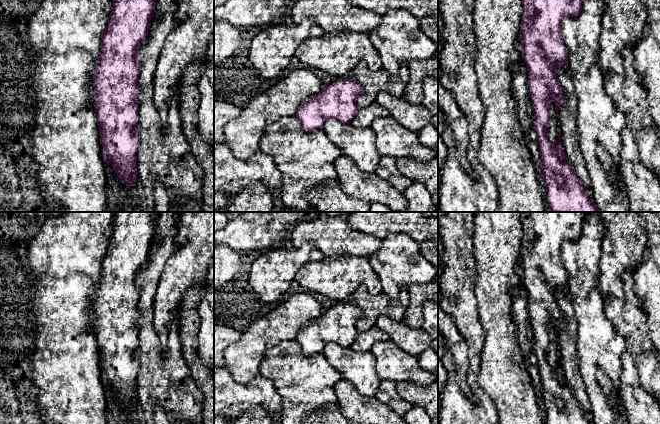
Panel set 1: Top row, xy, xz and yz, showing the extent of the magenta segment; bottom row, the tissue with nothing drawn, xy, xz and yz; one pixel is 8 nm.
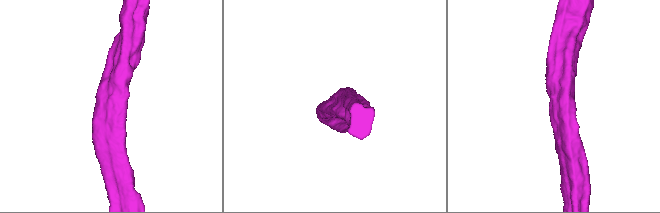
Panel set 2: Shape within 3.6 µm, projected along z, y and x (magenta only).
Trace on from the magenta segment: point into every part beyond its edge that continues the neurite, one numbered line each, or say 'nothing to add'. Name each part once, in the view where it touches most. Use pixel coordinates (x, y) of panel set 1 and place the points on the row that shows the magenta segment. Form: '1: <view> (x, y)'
nothing to add

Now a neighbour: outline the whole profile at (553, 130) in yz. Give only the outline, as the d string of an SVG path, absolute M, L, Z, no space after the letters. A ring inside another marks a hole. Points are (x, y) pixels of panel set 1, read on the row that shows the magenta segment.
M552 101L549 102L549 111L551 114L551 120L550 120L549 128L548 128L548 137L552 141L552 143L554 145L556 145L558 133L559 133L560 122L558 120L557 108L556 108L554 102L552 102Z

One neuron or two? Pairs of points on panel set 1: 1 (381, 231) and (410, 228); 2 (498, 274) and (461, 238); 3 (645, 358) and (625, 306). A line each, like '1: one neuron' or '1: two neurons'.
1: one neuron
2: two neurons
3: one neuron

